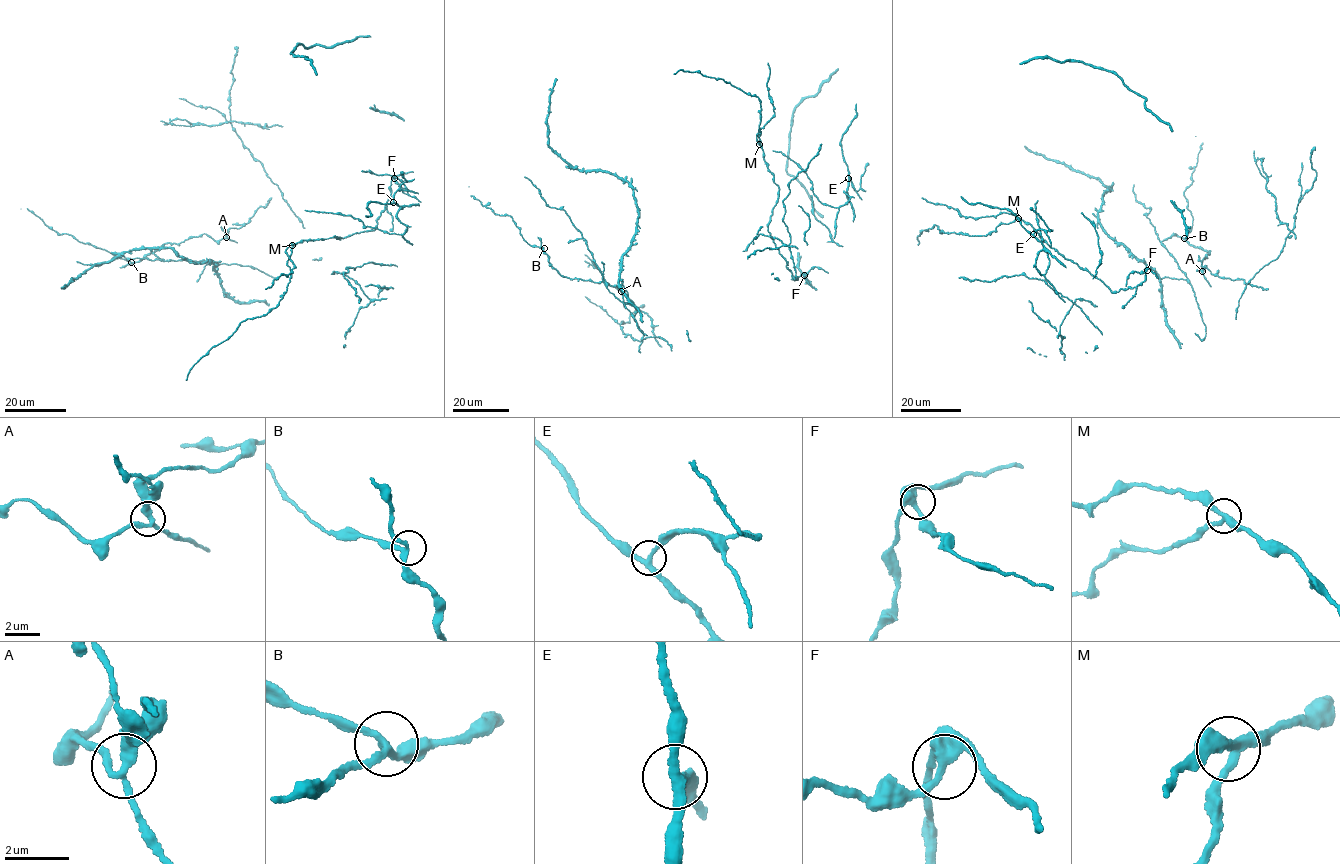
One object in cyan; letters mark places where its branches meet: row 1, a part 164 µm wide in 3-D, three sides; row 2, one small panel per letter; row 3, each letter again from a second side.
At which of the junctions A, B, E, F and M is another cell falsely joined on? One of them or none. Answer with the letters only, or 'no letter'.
A

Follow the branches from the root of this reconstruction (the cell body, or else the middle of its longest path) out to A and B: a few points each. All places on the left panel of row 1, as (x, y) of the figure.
A: (262, 206), (249, 223), (239, 228), (230, 228), (226, 237)
B: (262, 206), (249, 223), (230, 228), (218, 240), (203, 233), (177, 244), (167, 242), (141, 260), (131, 262)

